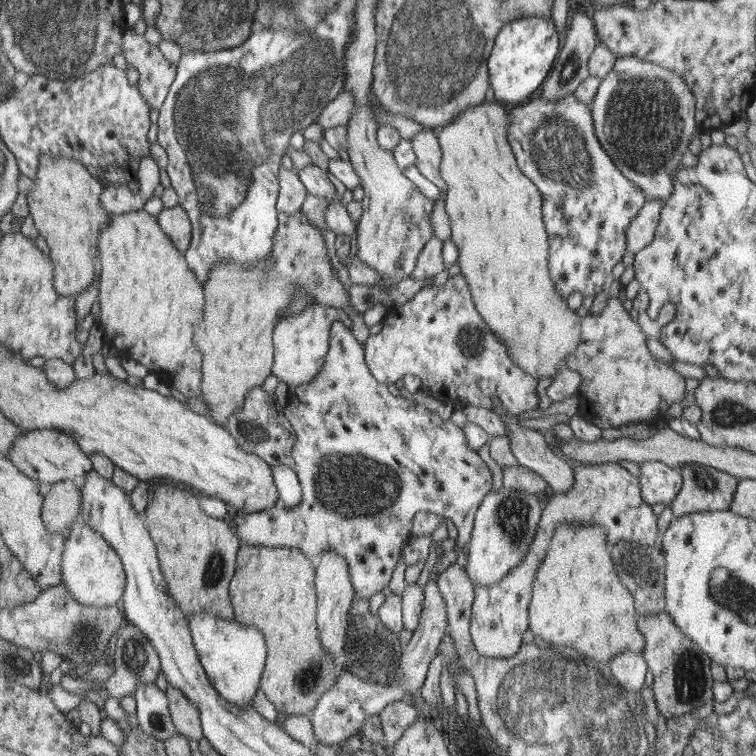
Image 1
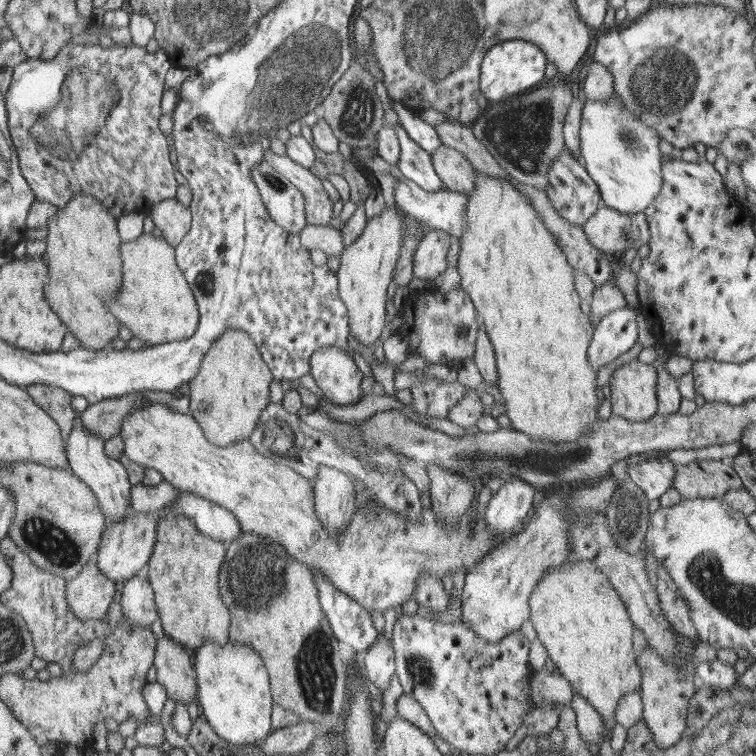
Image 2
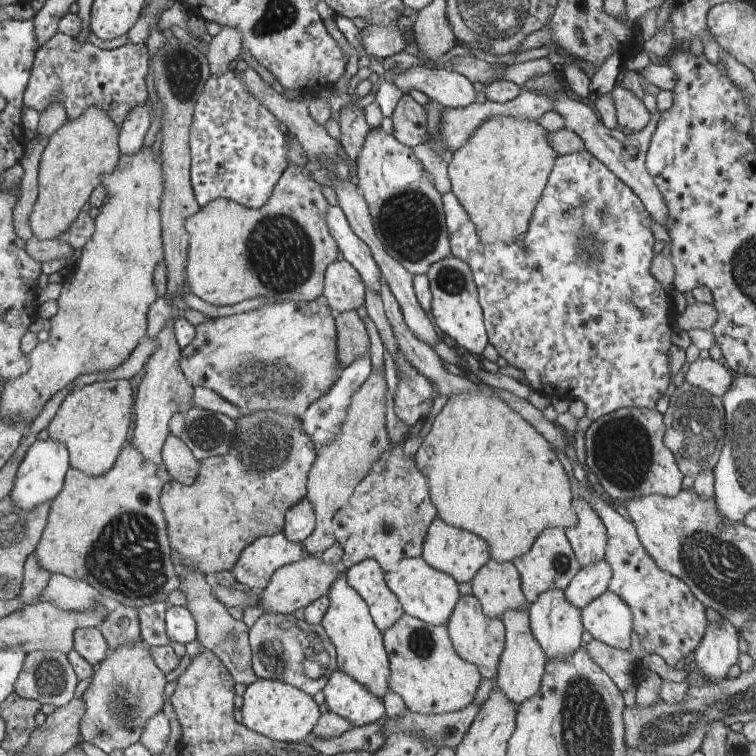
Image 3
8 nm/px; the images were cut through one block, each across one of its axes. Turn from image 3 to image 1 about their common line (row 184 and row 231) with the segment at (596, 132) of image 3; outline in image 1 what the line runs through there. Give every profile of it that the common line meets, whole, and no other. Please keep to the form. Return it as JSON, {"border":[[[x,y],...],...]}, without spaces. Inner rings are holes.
{"border":[[[646,200],[625,231],[626,251],[635,254],[653,240],[663,201]]]}

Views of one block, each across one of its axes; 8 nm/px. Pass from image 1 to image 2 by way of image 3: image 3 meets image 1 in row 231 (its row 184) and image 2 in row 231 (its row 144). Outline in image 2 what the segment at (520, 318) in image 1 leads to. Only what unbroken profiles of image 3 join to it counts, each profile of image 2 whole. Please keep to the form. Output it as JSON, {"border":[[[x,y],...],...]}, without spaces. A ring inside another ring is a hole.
{"border":[[[479,171],[474,172],[474,184],[473,190],[467,194],[468,199],[464,208],[464,227],[461,236],[457,238],[459,240],[459,251],[456,269],[460,278],[460,288],[463,288],[472,298],[472,305],[483,320],[484,331],[488,335],[494,353],[498,374],[496,386],[505,401],[504,414],[507,415],[513,429],[529,435],[532,439],[539,439],[541,442],[553,441],[554,444],[578,439],[597,422],[596,414],[599,404],[595,396],[597,371],[589,366],[587,360],[587,348],[594,328],[591,327],[590,316],[585,316],[579,308],[580,301],[573,284],[573,269],[567,264],[564,251],[559,248],[555,237],[523,193],[520,193],[509,181],[499,177],[490,177]]]}

